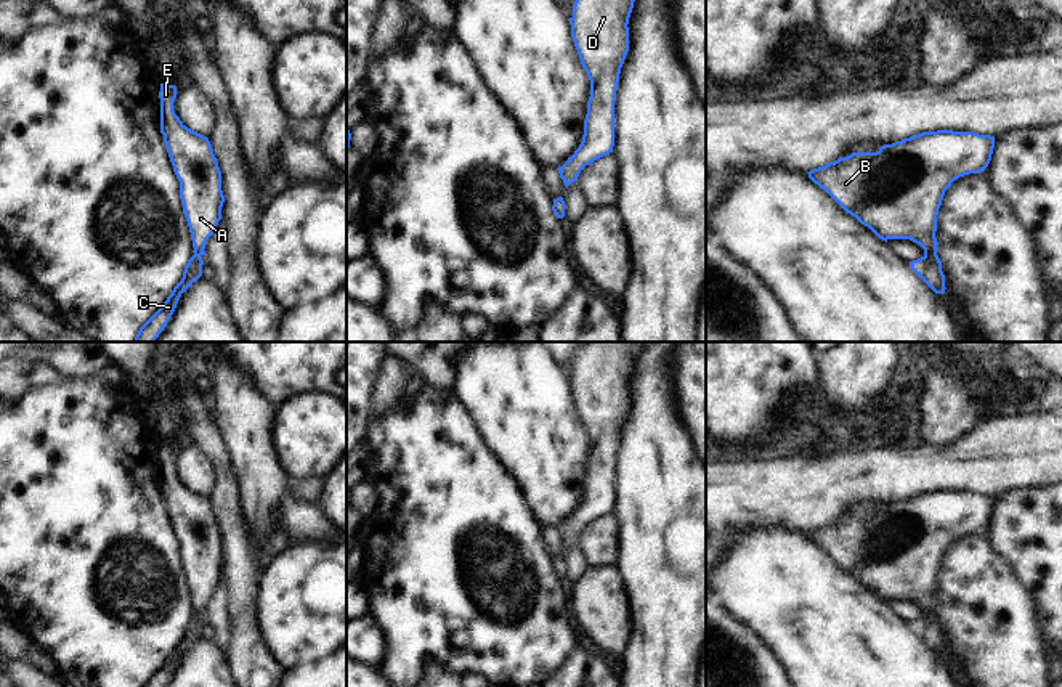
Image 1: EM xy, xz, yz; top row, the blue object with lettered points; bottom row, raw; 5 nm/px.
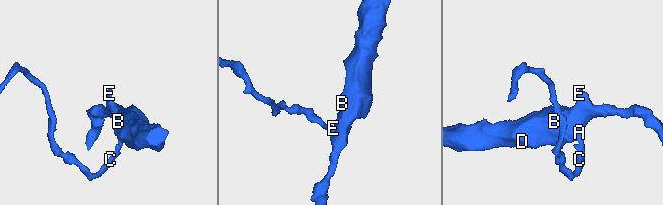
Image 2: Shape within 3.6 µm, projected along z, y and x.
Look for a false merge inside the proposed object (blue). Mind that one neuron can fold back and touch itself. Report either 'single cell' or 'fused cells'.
single cell

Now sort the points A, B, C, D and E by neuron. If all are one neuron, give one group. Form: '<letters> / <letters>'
A B C D E

